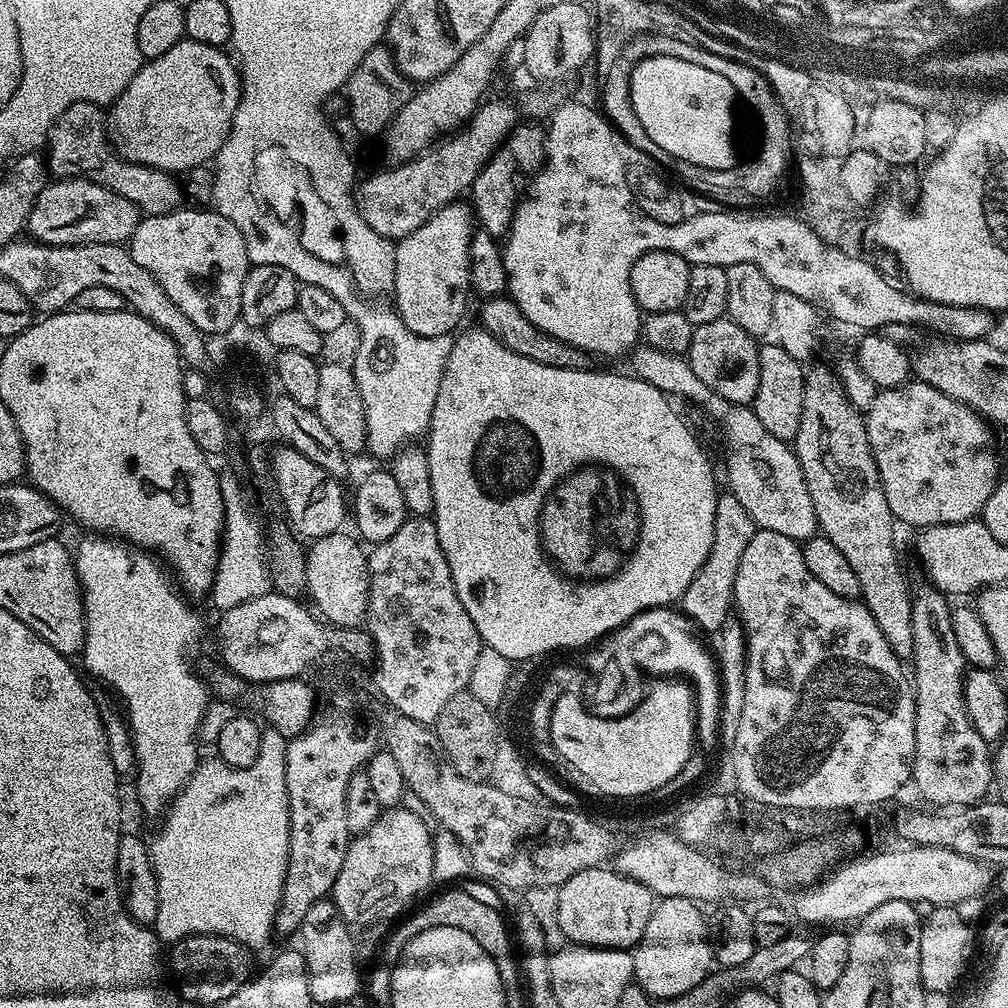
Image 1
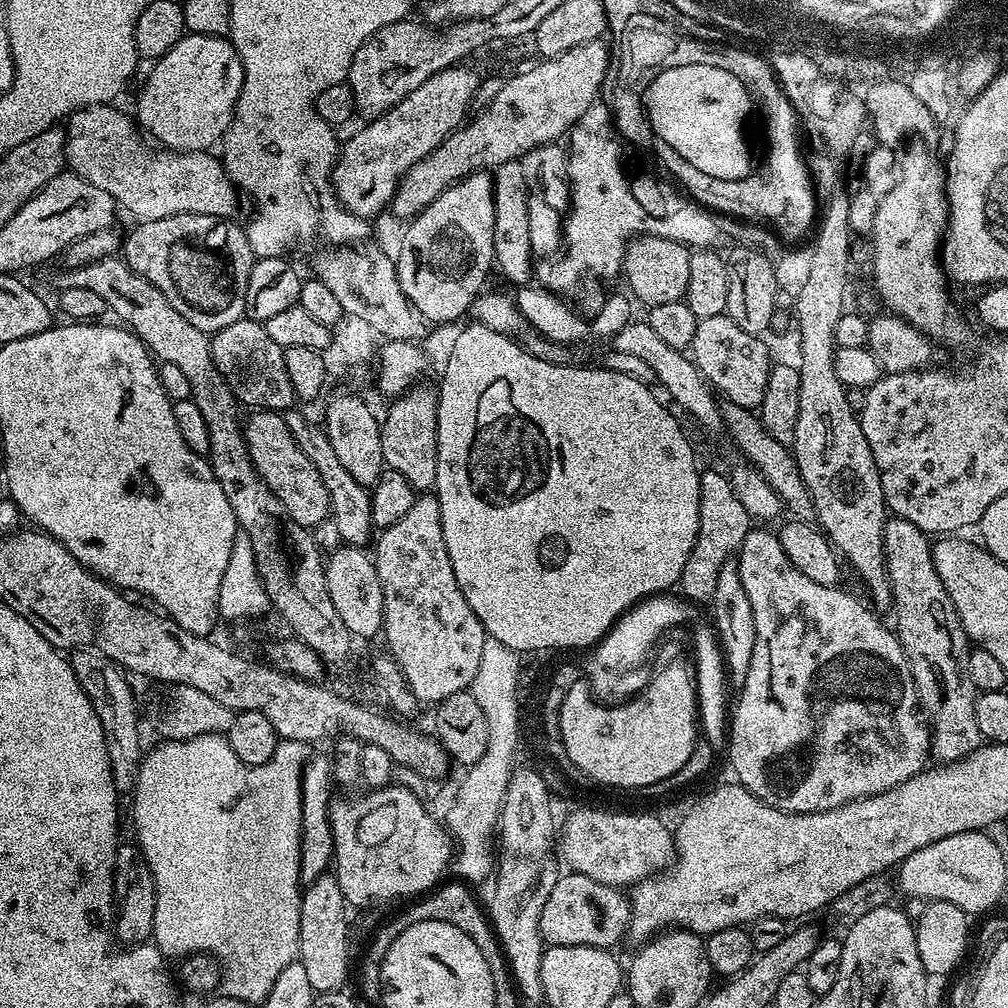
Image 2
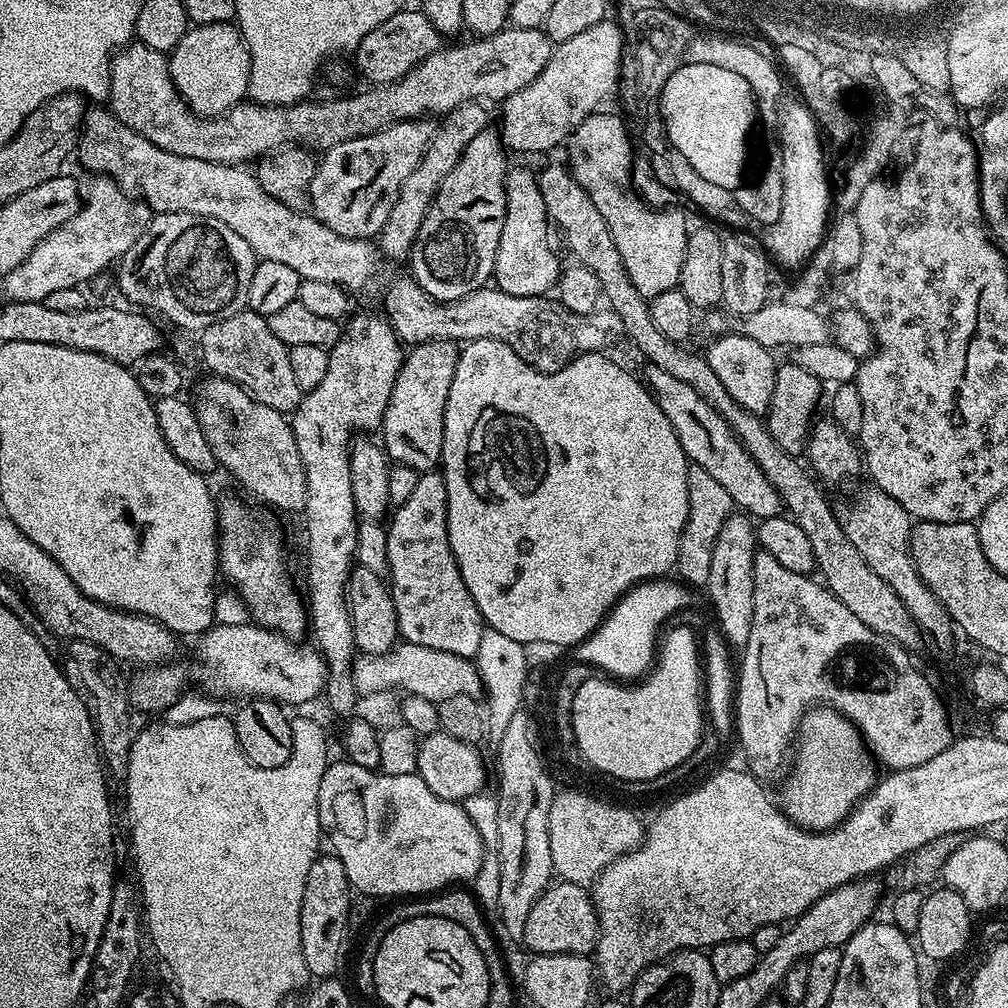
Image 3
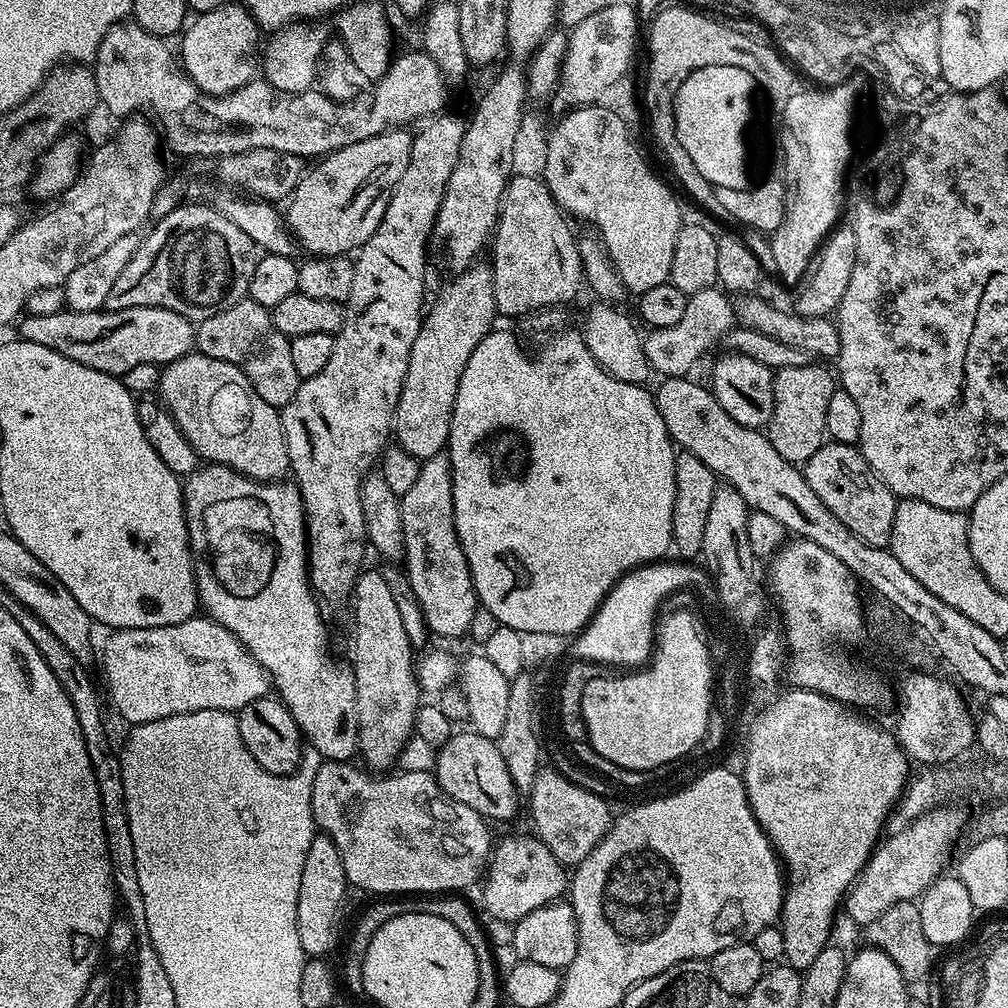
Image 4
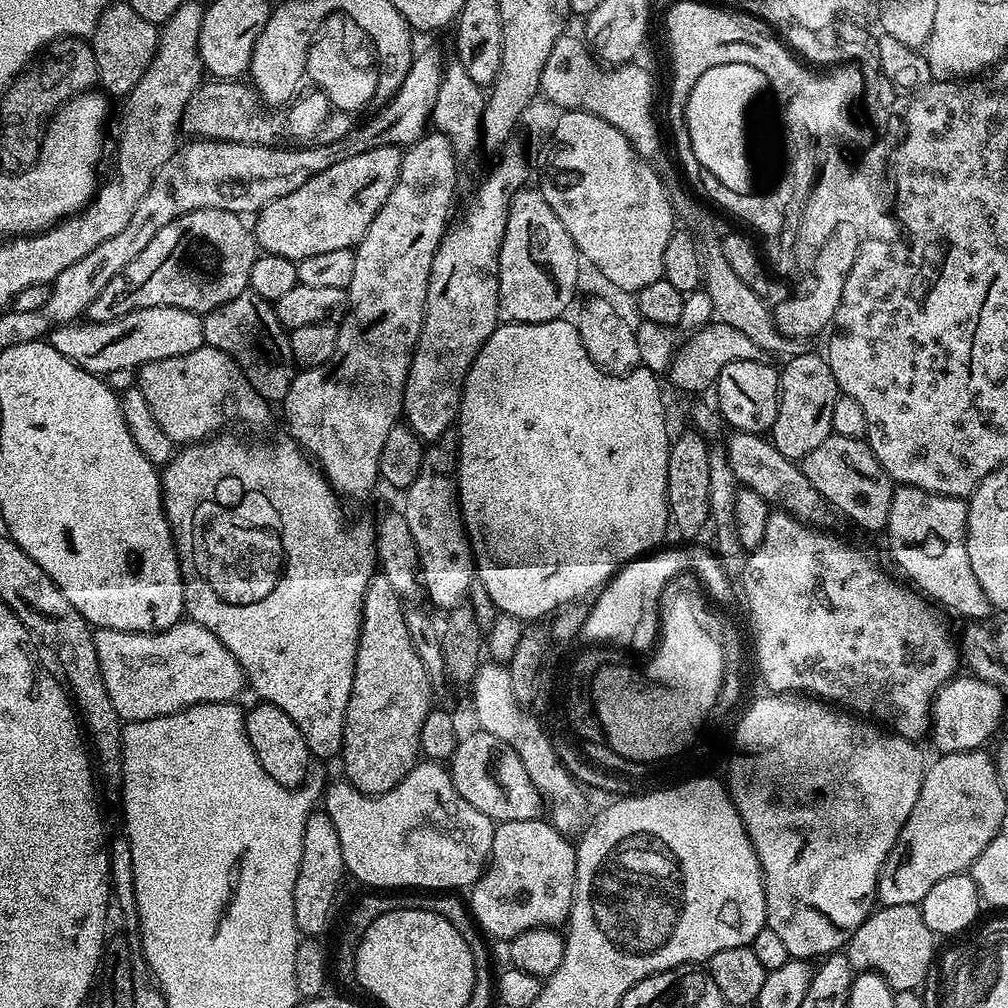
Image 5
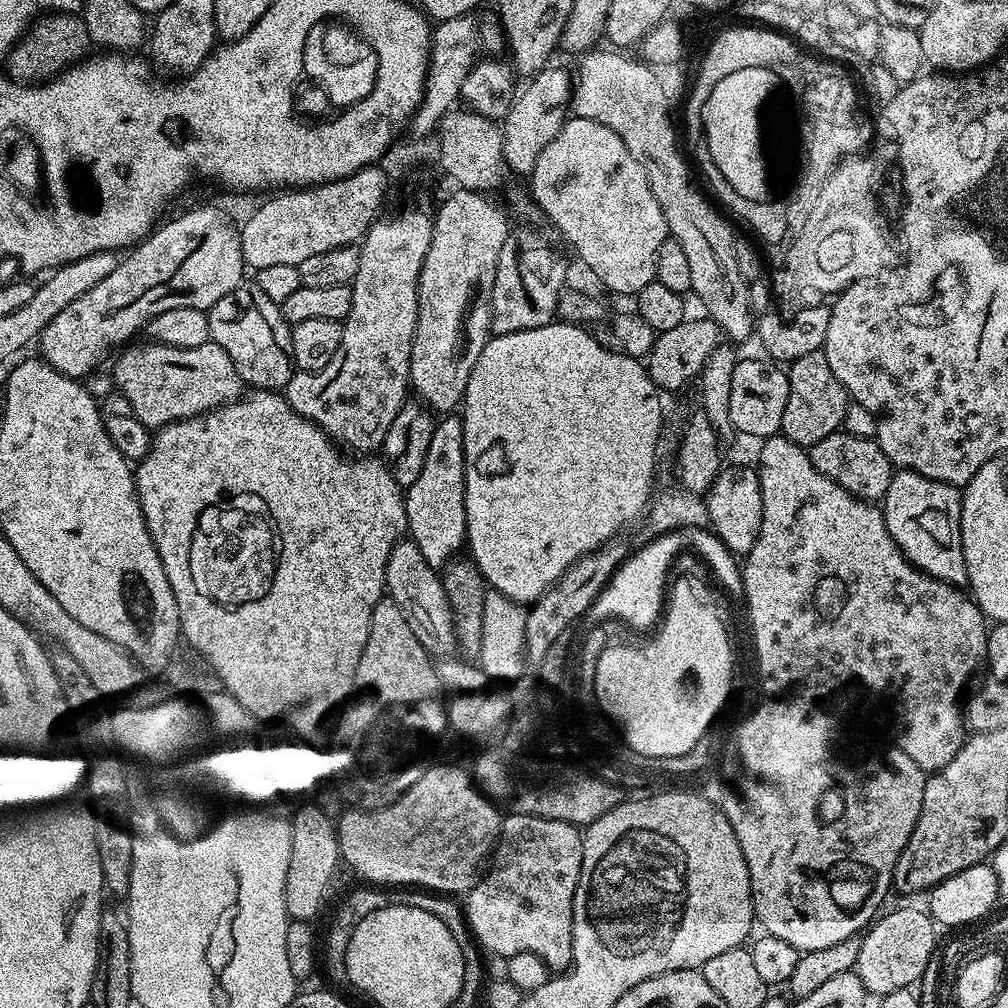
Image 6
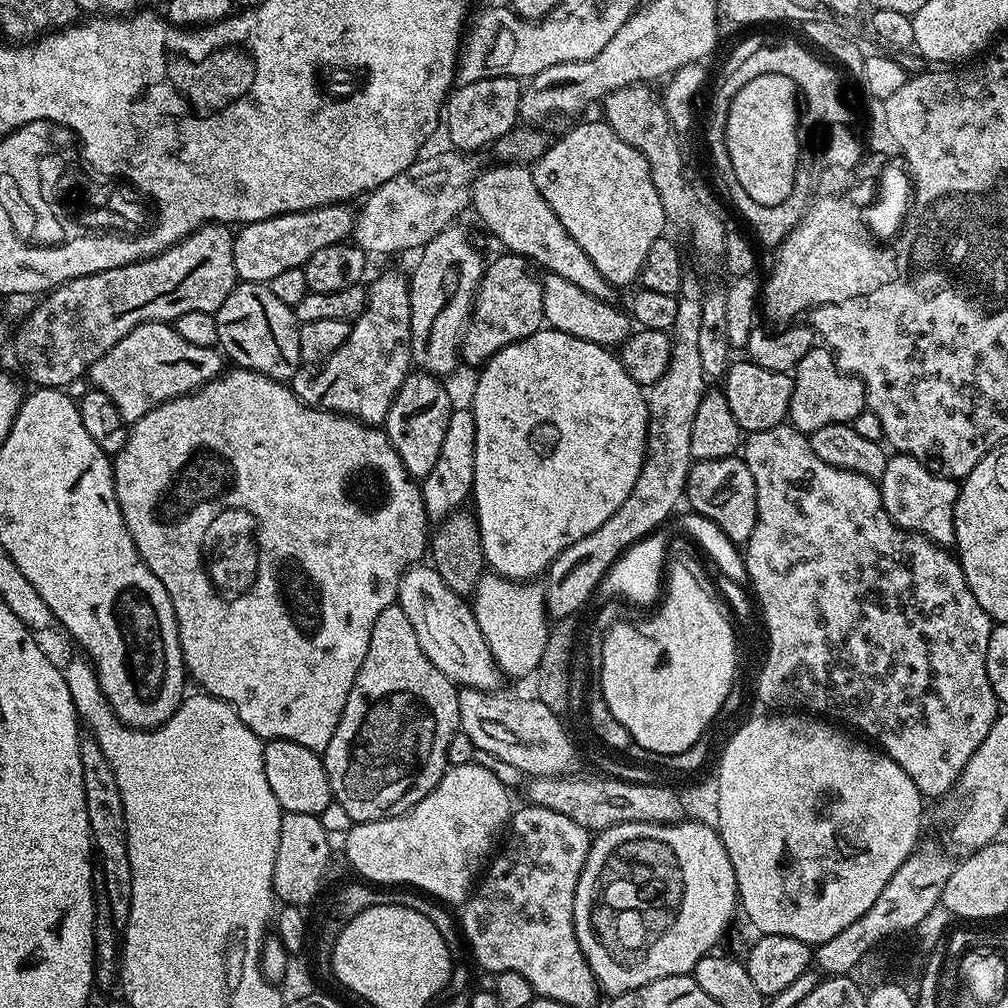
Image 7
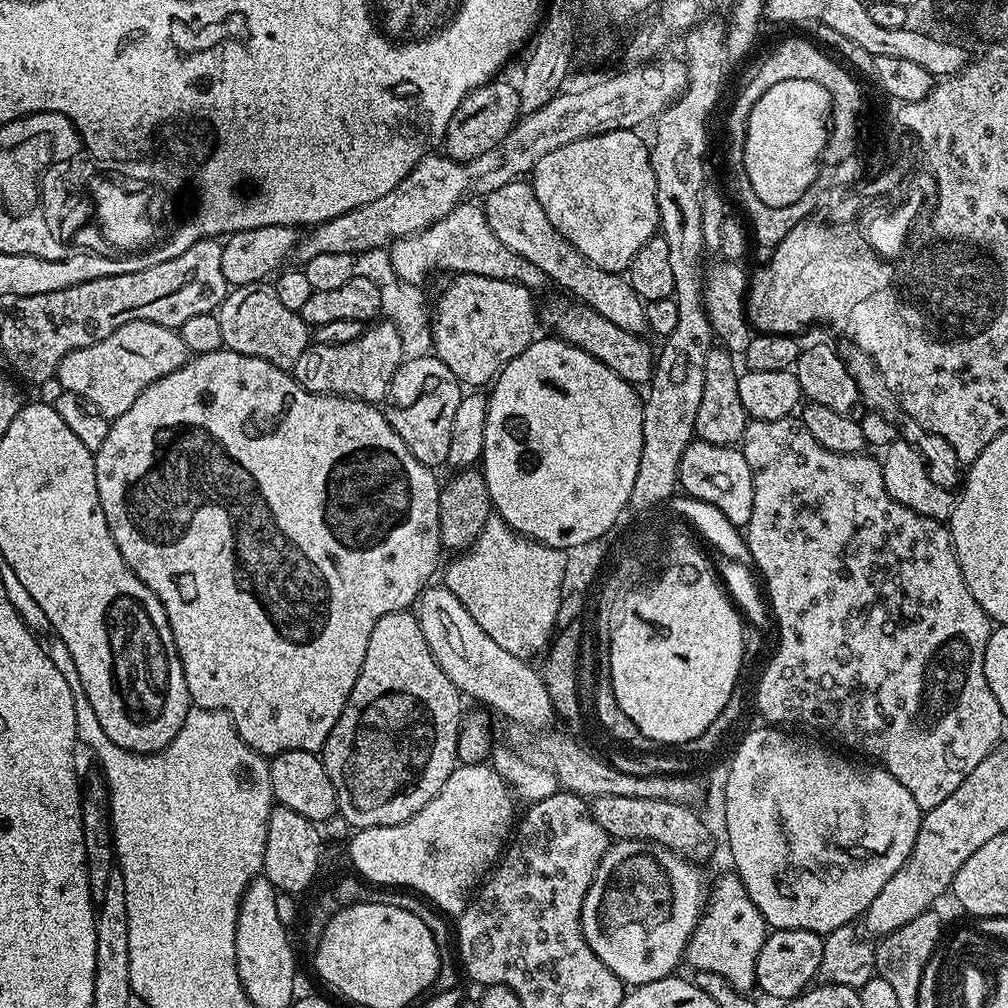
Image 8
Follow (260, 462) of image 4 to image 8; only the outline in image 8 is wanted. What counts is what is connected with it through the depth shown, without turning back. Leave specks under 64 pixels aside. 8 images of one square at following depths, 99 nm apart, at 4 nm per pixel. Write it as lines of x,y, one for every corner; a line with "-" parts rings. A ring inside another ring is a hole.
139,320
118,326
110,338
94,342
94,346
82,346
82,350
68,354
56,368
55,377
60,380
64,391
82,394
86,402
94,402
94,406
98,406
100,413
111,422
134,406
134,400
146,390
146,386
158,382
158,378
166,378
166,374
178,370
189,359
189,350
177,329

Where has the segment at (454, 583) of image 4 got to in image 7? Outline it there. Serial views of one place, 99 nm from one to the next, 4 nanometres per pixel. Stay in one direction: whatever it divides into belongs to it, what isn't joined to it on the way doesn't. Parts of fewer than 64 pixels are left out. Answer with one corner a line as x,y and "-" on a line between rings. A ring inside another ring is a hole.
453,407
450,422
446,422
446,438
442,438
442,450
438,453
438,462
434,462
434,470
430,470
427,478
419,481
424,513
429,521
445,520
452,512
461,511
465,507
466,501
472,495
475,445
476,431
471,407

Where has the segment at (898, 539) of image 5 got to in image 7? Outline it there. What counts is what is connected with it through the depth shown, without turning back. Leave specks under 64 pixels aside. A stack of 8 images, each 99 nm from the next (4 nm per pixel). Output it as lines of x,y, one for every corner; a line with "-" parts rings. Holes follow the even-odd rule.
889,455
886,470
878,481
884,509
899,528
916,532
941,546
955,545
954,510
957,481
939,471
931,472
924,464
927,463
923,459
914,456

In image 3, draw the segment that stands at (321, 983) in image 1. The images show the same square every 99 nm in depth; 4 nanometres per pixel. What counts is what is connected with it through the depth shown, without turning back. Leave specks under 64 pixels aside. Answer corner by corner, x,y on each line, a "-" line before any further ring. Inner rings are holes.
321,854
306,874
306,886
302,894
300,911
300,941
302,958
309,973
316,978
332,978
340,968
344,956
344,939
348,936
348,911
352,908
350,885
346,878
346,866
335,854

